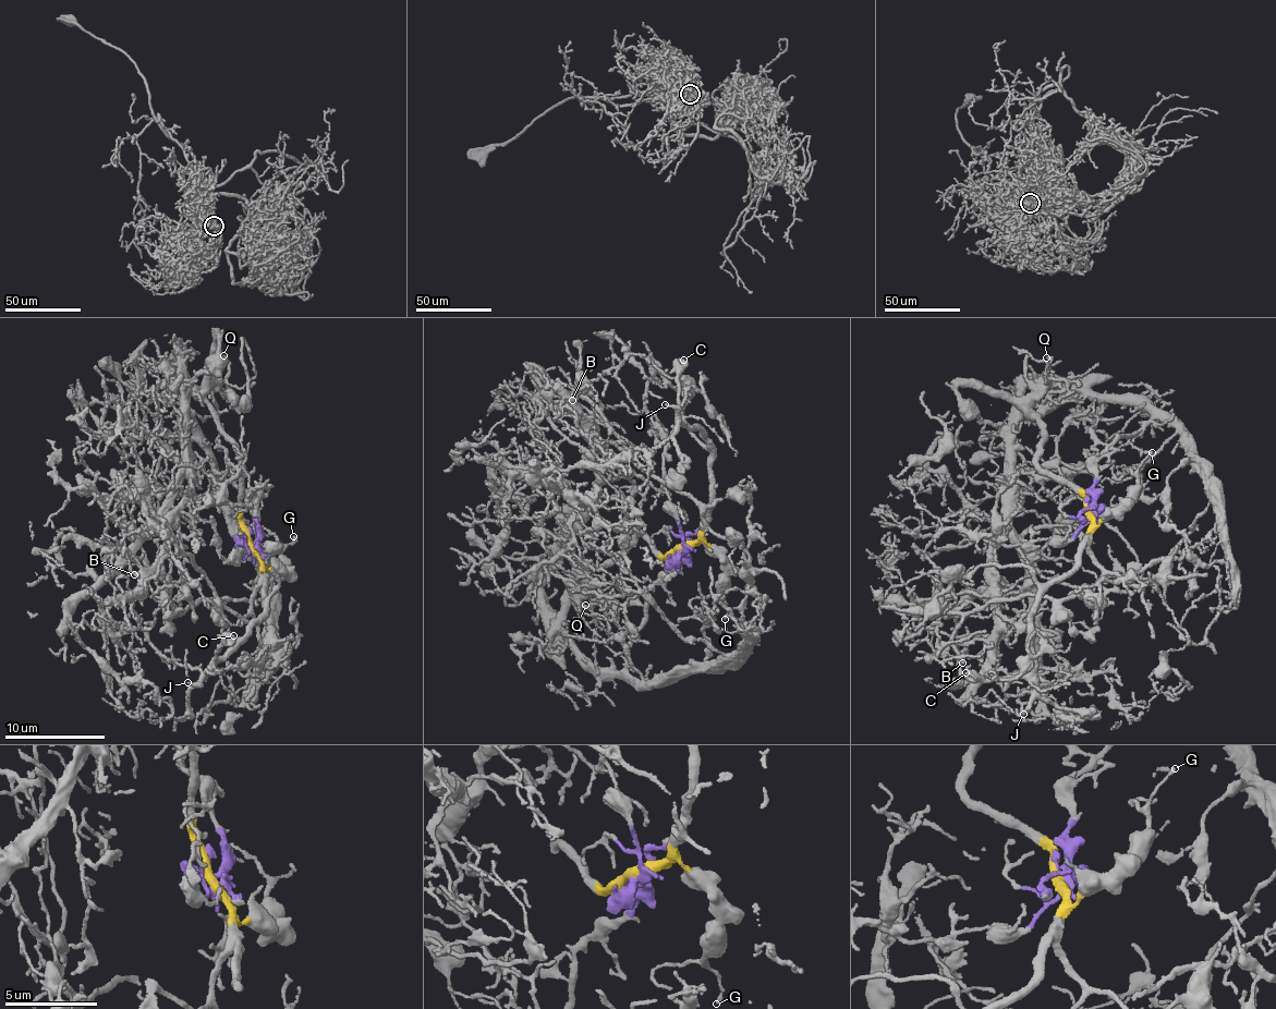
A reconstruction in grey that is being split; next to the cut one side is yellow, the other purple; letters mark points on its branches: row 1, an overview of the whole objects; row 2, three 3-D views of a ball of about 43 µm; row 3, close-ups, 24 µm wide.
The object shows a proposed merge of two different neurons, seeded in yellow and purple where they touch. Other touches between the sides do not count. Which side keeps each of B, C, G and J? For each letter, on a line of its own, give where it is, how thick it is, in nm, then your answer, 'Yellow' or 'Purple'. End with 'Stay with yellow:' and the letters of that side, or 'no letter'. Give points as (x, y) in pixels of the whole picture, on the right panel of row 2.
B: Place: (962, 663). Thickness 130 nm. Purple
C: Place: (965, 672). Thickness 480 nm. Yellow
G: Place: (1152, 452). Thickness 150 nm. Yellow
J: Place: (1023, 714). Thickness 200 nm. Yellow
Stay with yellow: C, G, J

